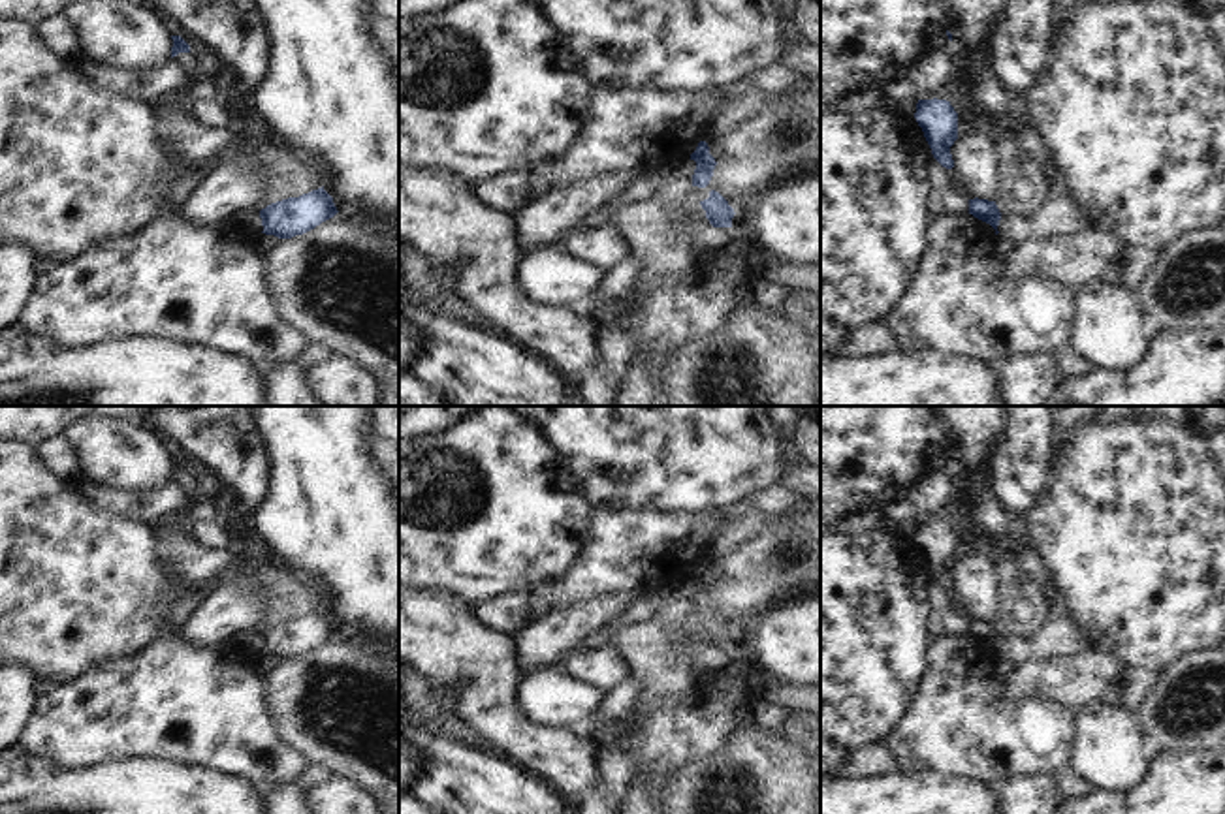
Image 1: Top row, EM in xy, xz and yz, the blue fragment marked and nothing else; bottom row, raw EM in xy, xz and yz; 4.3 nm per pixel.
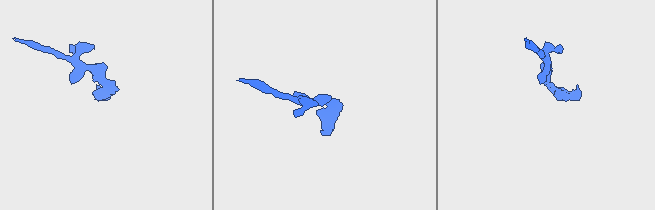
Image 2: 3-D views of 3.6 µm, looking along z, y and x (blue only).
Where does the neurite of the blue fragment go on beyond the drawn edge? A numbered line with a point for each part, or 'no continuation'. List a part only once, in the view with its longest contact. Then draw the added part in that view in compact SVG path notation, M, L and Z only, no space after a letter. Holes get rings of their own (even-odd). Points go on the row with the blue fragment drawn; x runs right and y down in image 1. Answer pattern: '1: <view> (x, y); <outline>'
no continuation

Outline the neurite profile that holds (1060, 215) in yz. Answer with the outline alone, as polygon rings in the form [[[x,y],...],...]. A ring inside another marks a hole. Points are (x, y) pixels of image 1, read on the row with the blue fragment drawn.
[[[1050,165],[1044,173],[1052,186],[1044,207],[1029,218],[1001,216],[999,233],[1026,243],[1044,235],[1078,235],[1090,227],[1088,216],[1069,194],[1058,169]]]

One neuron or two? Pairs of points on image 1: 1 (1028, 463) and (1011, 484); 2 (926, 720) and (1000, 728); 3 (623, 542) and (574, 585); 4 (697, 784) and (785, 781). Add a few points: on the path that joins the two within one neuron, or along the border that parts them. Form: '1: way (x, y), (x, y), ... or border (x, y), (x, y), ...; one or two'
1: way (1022, 469), (1017, 478); one
2: way (945, 720), (962, 720), (970, 728), (981, 728); one
3: way (612, 553), (586, 579); one
4: way (719, 784), (763, 784); one

